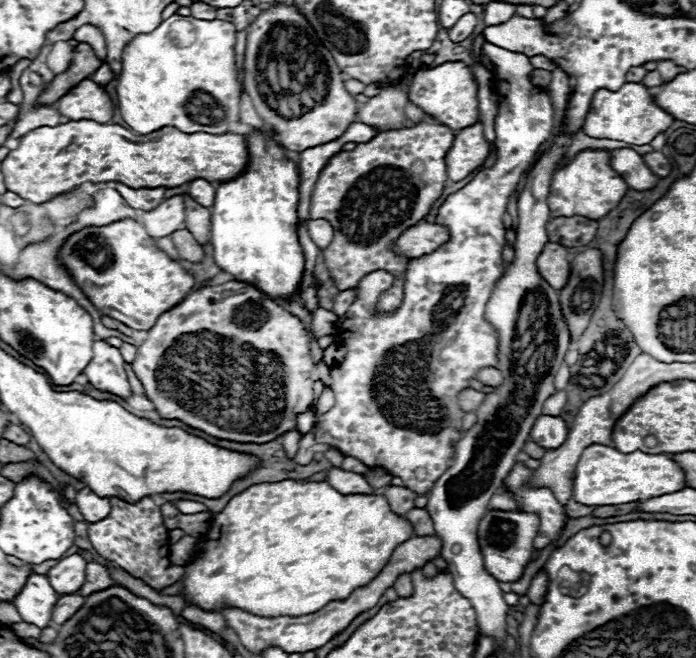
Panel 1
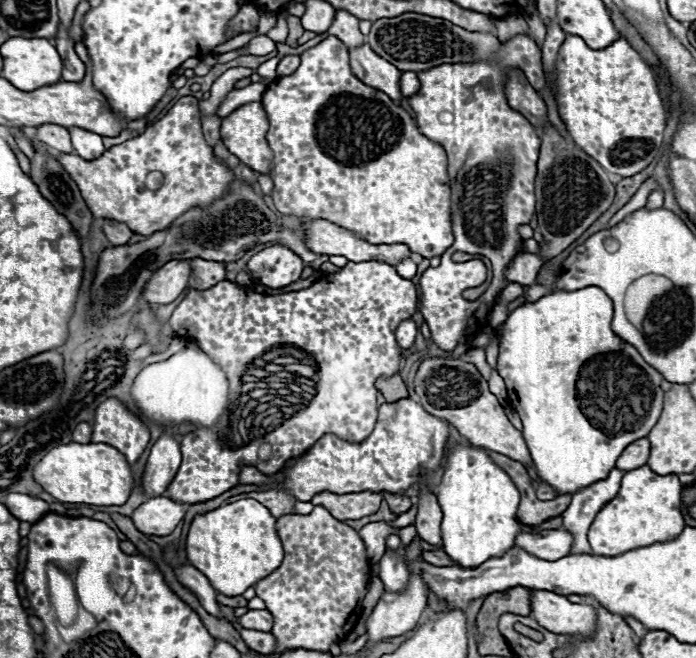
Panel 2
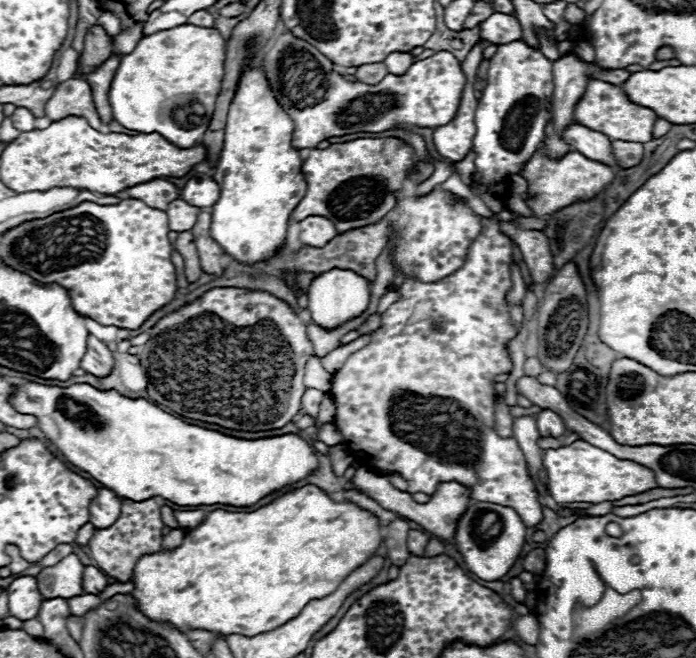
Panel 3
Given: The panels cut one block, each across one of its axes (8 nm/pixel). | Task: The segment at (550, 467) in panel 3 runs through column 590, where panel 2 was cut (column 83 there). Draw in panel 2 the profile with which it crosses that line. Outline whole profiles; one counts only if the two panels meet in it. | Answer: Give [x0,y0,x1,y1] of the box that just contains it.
[34,444,134,506]

